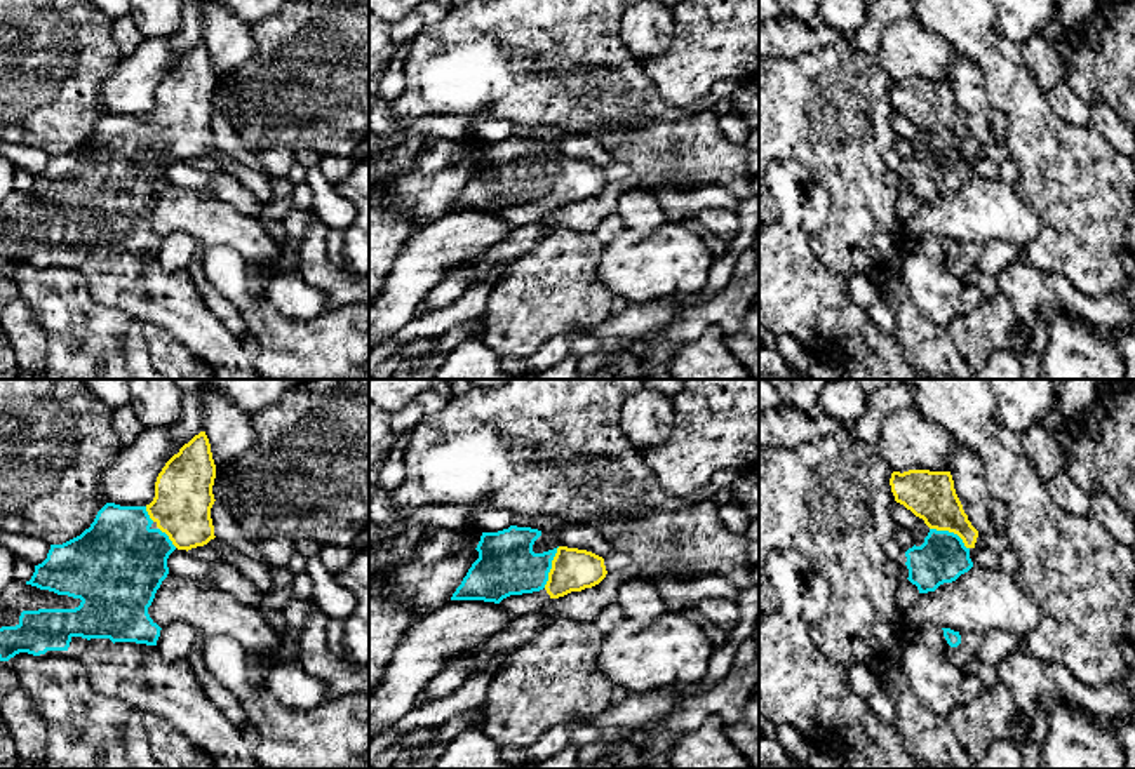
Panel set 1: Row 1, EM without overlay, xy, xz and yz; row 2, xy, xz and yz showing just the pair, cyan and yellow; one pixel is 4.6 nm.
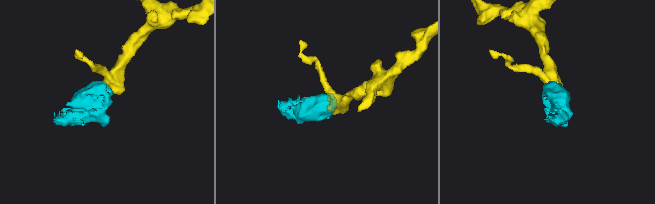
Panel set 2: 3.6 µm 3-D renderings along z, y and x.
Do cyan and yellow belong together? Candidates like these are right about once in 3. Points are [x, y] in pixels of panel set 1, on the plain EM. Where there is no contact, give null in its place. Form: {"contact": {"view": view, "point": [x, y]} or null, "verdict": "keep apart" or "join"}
{"contact": {"view": "yz", "point": [951, 143]}, "verdict": "join"}

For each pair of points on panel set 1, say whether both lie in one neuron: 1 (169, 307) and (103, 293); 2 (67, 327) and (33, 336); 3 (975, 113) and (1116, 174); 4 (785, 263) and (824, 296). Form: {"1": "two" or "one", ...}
{"1": "one", "2": "two", "3": "two", "4": "one"}

